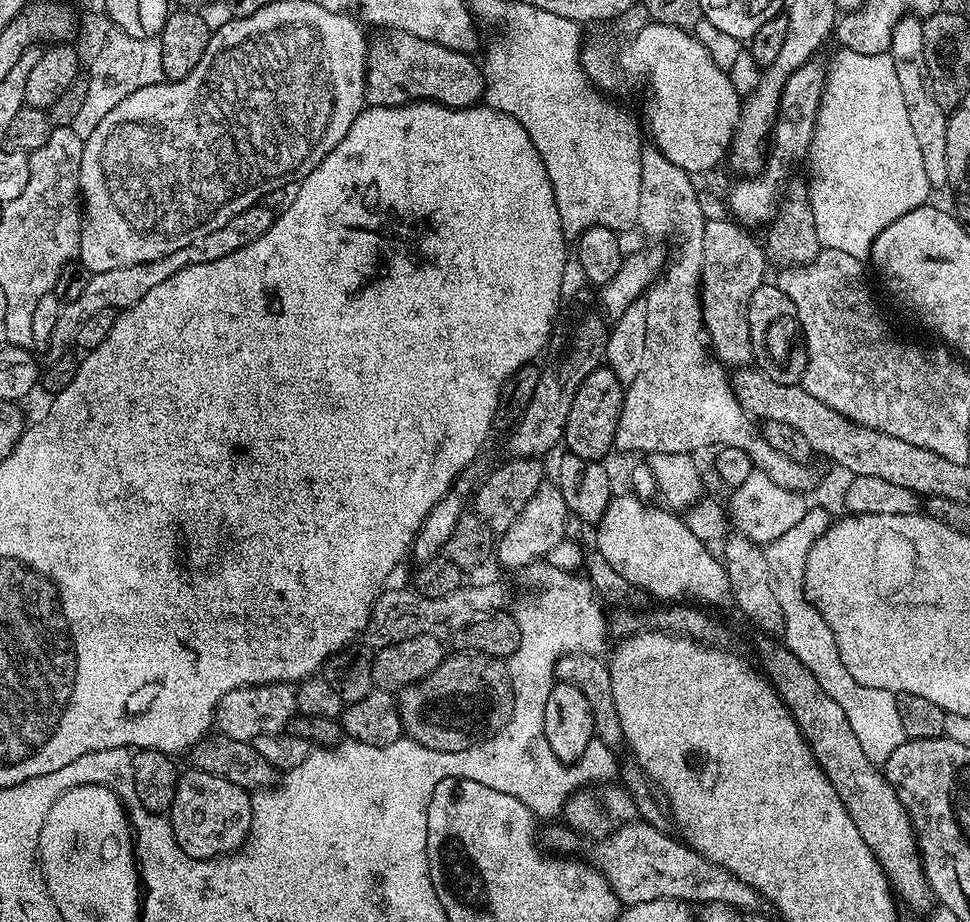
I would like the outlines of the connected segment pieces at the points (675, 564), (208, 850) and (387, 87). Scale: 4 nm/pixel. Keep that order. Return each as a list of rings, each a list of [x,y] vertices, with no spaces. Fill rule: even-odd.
[[[632,492],[615,495],[596,525],[595,551],[633,587],[641,588],[662,602],[688,603],[694,606],[732,604],[729,576],[723,561],[698,540],[685,519],[671,509],[652,508]]]
[[[195,766],[189,769],[189,772],[180,772],[180,781],[170,809],[178,846],[199,860],[211,860],[239,850],[248,839],[252,825],[252,796],[245,789],[234,786],[234,782],[218,778],[218,774],[206,774]]]
[[[384,30],[380,36],[372,36],[368,45],[368,61],[366,62],[366,78],[364,79],[364,103],[369,108],[378,106],[402,106],[403,104],[414,104],[417,100],[432,100],[436,104],[445,104],[448,108],[470,108],[479,105],[484,98],[484,73],[479,63],[472,61],[473,57],[466,52],[455,52],[453,48],[447,48],[441,44],[436,44],[432,40],[423,40],[414,34],[397,32],[395,30]]]

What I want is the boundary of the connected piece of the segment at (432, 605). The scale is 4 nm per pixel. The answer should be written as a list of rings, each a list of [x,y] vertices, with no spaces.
[[[468,584],[455,588],[442,598],[426,598],[411,587],[392,588],[380,593],[370,610],[368,625],[362,633],[363,643],[375,650],[385,648],[394,642],[406,642],[406,638],[419,636],[455,637],[466,626],[485,616],[507,609],[508,588],[504,584]]]

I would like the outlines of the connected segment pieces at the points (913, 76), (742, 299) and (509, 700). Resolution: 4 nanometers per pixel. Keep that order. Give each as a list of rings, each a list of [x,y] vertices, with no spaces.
[[[906,15],[896,23],[892,31],[892,41],[888,47],[888,55],[894,62],[894,70],[898,74],[898,86],[902,89],[902,98],[906,101],[906,115],[910,127],[914,129],[914,139],[918,142],[918,150],[922,153],[922,170],[926,170],[926,178],[933,189],[939,190],[948,184],[946,170],[946,122],[948,112],[938,102],[932,83],[928,81],[926,70],[926,54],[922,46],[921,17]]]
[[[728,218],[709,219],[704,226],[704,241],[700,247],[700,309],[711,351],[724,366],[748,366],[753,363],[748,307],[754,290],[758,290],[766,280],[766,248],[752,236],[755,235],[749,229]]]
[[[456,650],[453,653],[453,656],[452,653],[445,655],[438,670],[406,686],[396,696],[398,714],[407,739],[418,742],[422,748],[443,752],[466,750],[482,740],[488,740],[495,732],[502,730],[502,726],[506,726],[506,722],[512,716],[514,694],[507,663],[495,656],[484,656],[481,652]]]

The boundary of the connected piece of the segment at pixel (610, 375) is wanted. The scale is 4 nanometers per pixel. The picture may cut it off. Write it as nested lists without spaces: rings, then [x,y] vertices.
[[[595,368],[578,386],[578,394],[574,394],[574,402],[564,426],[563,447],[578,454],[578,458],[603,461],[604,455],[613,451],[616,442],[618,418],[624,405],[625,391],[625,385],[621,384],[612,368]]]

